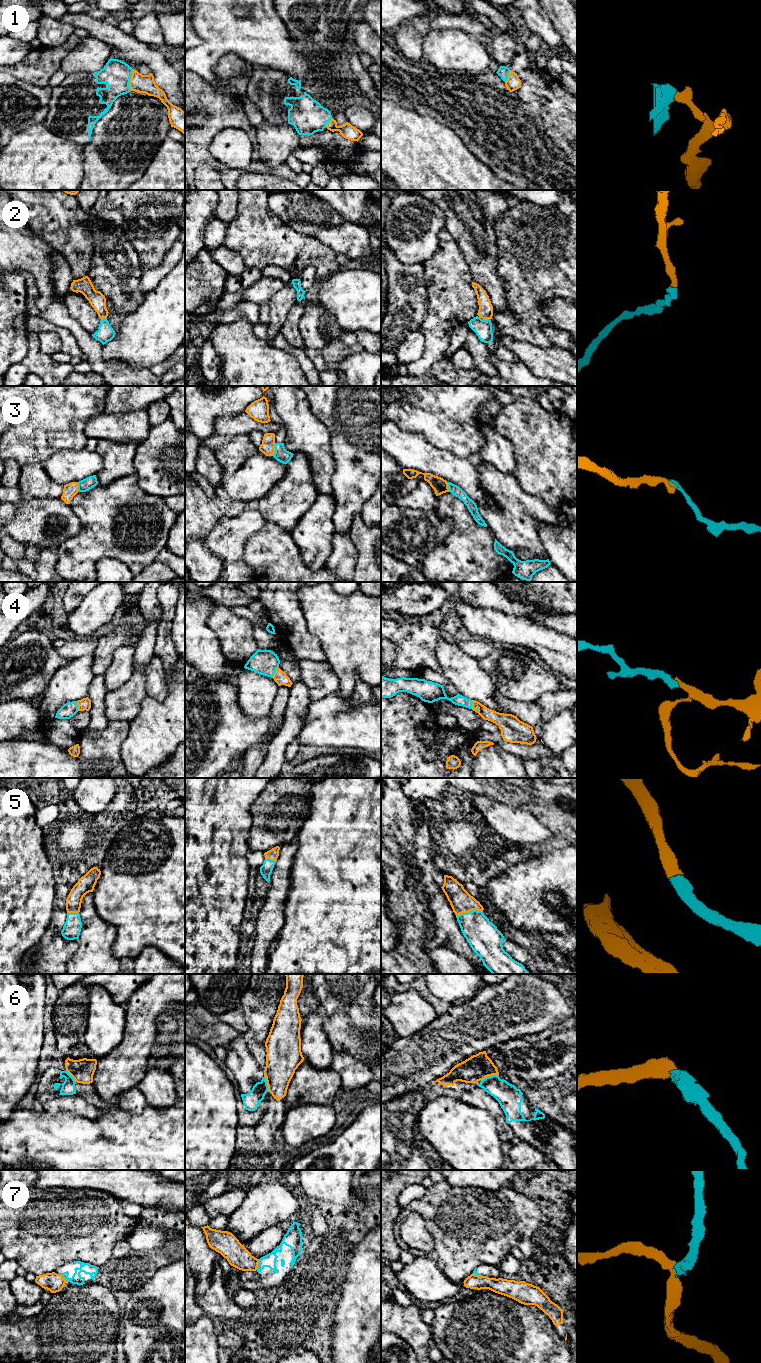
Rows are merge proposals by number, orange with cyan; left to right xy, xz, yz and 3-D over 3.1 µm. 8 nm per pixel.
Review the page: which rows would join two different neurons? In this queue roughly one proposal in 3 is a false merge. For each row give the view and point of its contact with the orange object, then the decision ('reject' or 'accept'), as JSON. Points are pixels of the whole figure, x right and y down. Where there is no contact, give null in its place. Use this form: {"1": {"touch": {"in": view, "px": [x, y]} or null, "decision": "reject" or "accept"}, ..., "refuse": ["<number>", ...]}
{"1": {"touch": {"in": "xy", "px": [130, 80]}, "decision": "reject"}, "2": {"touch": {"in": "xy", "px": [103, 318]}, "decision": "accept"}, "3": {"touch": {"in": "xz", "px": [274, 449]}, "decision": "reject"}, "4": {"touch": {"in": "xz", "px": [275, 672]}, "decision": "accept"}, "5": {"touch": {"in": "yz", "px": [469, 911]}, "decision": "accept"}, "6": {"touch": {"in": "yz", "px": [489, 1075]}, "decision": "reject"}, "7": {"touch": {"in": "xz", "px": [257, 1264]}, "decision": "reject"}, "refuse": ["1", "3", "6", "7"]}

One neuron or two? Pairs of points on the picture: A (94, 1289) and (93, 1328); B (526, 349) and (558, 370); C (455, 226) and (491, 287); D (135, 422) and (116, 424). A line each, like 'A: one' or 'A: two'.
A: one
B: one
C: one
D: one

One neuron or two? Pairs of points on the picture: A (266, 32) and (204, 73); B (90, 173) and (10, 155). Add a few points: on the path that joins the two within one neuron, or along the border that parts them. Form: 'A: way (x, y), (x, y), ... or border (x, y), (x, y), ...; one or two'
A: way (248, 33), (234, 33), (212, 55); one
B: border (82, 147), (81, 179); two

